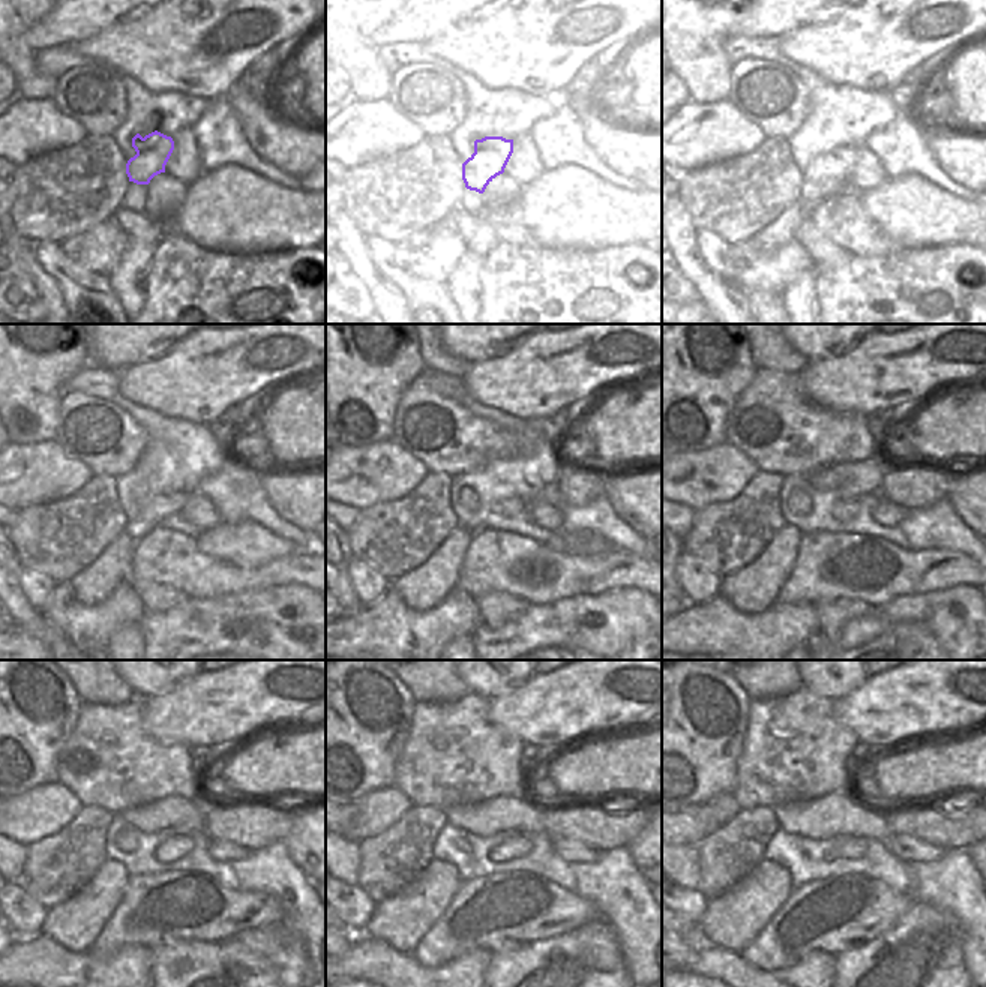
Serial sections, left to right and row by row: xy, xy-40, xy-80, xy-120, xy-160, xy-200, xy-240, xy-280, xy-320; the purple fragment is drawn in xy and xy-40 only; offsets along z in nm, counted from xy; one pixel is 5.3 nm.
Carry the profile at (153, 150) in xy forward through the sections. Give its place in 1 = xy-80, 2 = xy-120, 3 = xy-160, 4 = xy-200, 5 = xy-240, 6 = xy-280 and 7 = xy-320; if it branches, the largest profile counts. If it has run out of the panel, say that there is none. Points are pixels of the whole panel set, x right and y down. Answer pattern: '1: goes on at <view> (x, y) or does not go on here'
1: goes on at xy-80 (829, 173)
2: goes on at xy-120 (162, 506)
3: goes on at xy-160 (512, 507)
4: goes on at xy-200 (842, 510)
5: goes on at xy-240 (171, 849)
6: goes on at xy-280 (520, 846)
7: goes on at xy-320 (853, 848)

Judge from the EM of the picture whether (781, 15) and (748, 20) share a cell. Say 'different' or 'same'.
same

